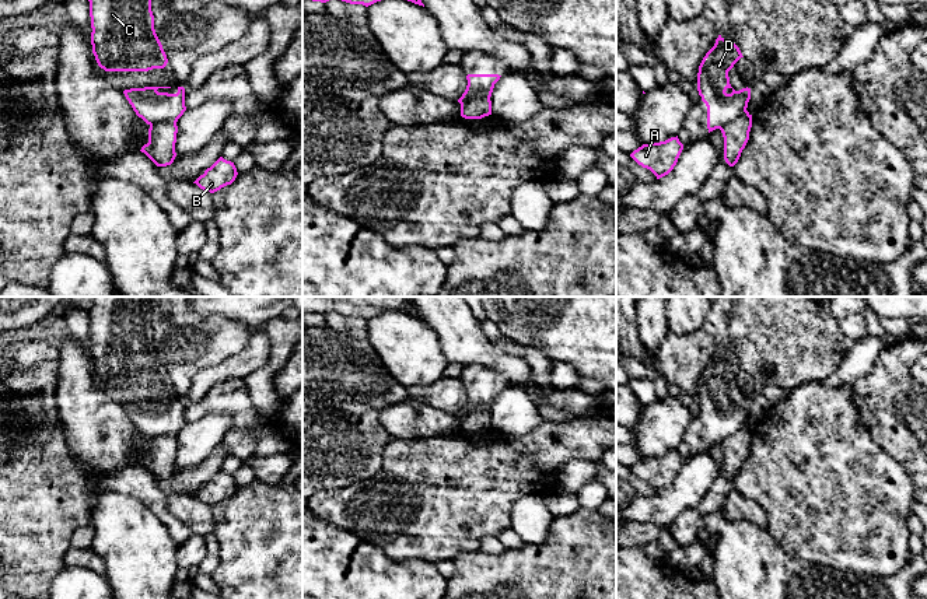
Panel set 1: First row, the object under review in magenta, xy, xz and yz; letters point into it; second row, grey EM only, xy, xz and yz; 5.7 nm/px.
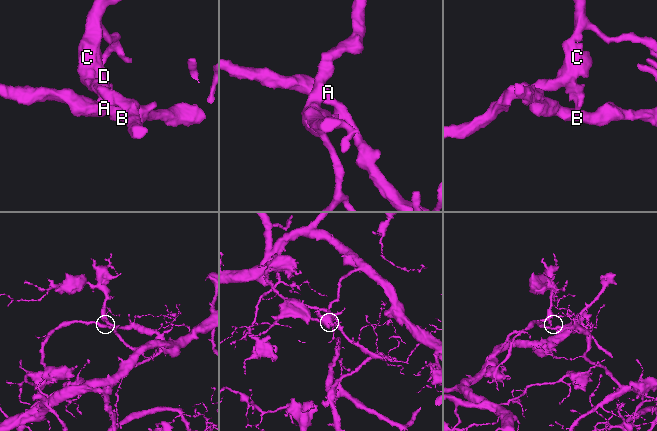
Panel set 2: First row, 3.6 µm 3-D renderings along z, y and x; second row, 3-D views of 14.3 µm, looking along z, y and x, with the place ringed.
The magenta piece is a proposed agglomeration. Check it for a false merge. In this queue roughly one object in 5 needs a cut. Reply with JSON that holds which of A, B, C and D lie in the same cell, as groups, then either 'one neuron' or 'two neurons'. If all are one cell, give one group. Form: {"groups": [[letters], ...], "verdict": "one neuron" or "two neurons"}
{"groups": [["A", "B"], ["C", "D"]], "verdict": "two neurons"}

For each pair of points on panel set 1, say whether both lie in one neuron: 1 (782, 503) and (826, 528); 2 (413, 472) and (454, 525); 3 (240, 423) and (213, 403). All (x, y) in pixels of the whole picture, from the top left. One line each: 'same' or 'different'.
1: same
2: same
3: same

